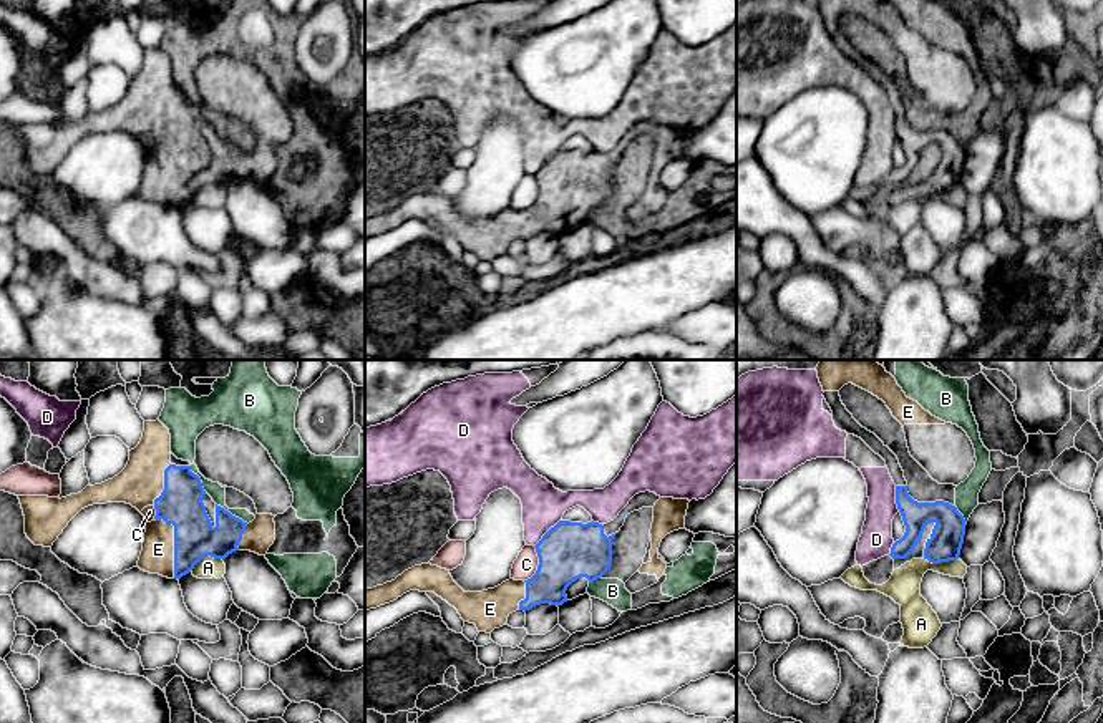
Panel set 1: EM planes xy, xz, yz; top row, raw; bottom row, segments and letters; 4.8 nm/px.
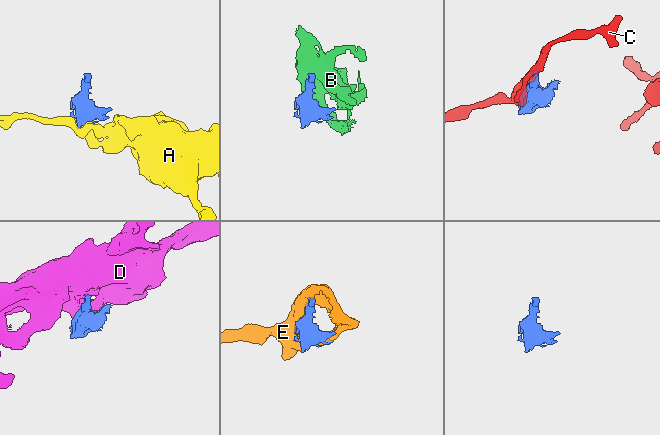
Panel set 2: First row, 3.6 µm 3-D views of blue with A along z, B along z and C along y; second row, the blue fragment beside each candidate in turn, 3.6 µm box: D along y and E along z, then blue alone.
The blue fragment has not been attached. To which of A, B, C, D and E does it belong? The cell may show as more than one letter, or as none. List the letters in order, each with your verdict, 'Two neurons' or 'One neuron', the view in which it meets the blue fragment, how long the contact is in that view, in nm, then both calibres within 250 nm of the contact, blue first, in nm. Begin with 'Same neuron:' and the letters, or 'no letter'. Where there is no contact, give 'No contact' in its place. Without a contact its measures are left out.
Same neuron: E
A: Two neurons. Touches blue in xy. Shared border 180 nm. Thickness 200 nm (blue) against 110 nm
B: Two neurons. Touches blue in xy. Shared border 190 nm. Thickness 220 nm (blue) against 80 nm
C: Two neurons. Touches blue in xz. Shared border 180 nm. Thickness 280 nm (blue) against 110 nm
D: Two neurons. Touches blue in xz. Shared border 190 nm. Thickness 280 nm (blue) against 200 nm
E: One neuron. Touches blue in xy. Shared border 300 nm. Thickness 220 nm (blue) against 160 nm

